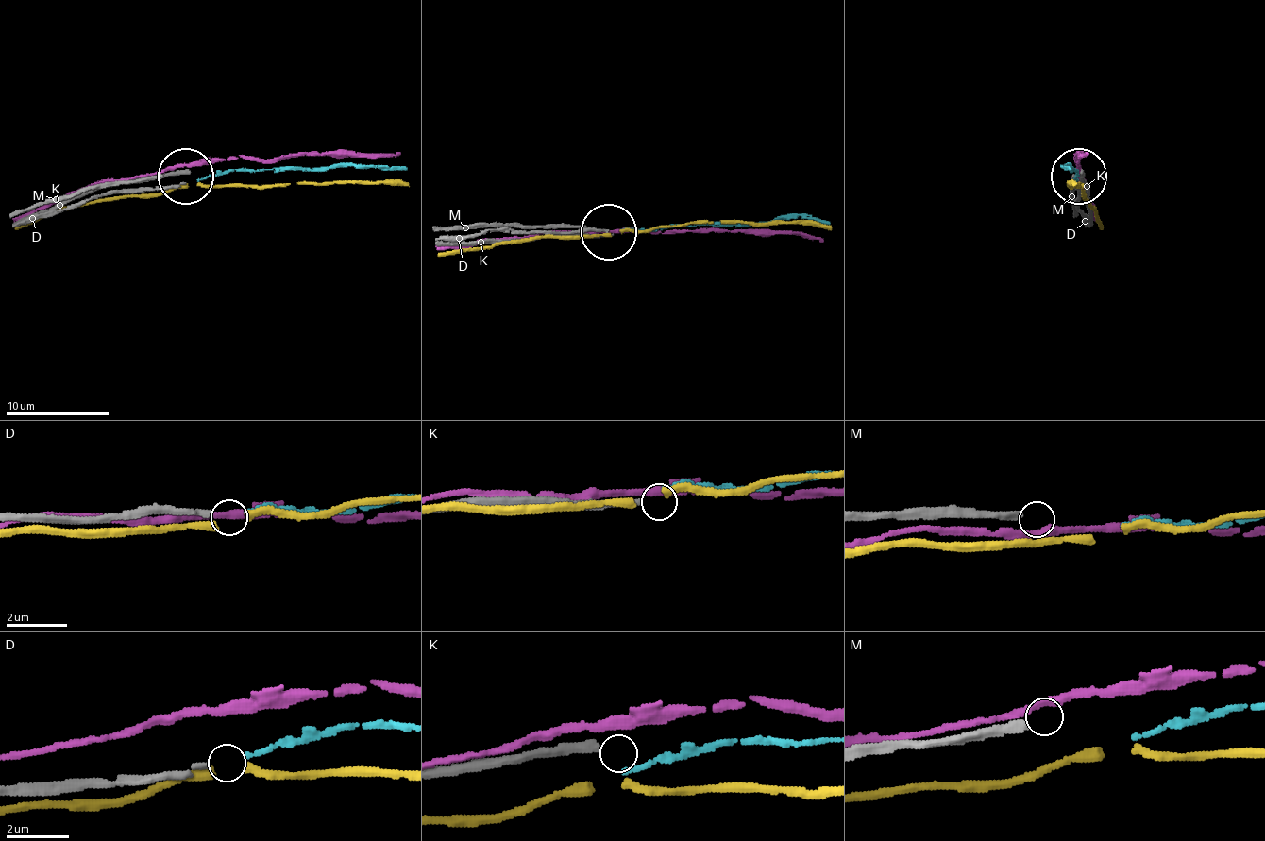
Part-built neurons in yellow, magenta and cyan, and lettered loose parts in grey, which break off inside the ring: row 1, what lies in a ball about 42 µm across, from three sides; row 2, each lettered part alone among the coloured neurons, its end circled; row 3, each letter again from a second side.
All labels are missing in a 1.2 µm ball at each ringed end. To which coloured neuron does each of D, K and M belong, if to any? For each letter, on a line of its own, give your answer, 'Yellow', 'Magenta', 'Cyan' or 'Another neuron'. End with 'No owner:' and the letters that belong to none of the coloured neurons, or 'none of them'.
D: Cyan
K: Another neuron
M: Another neuron
No owner: K, M

